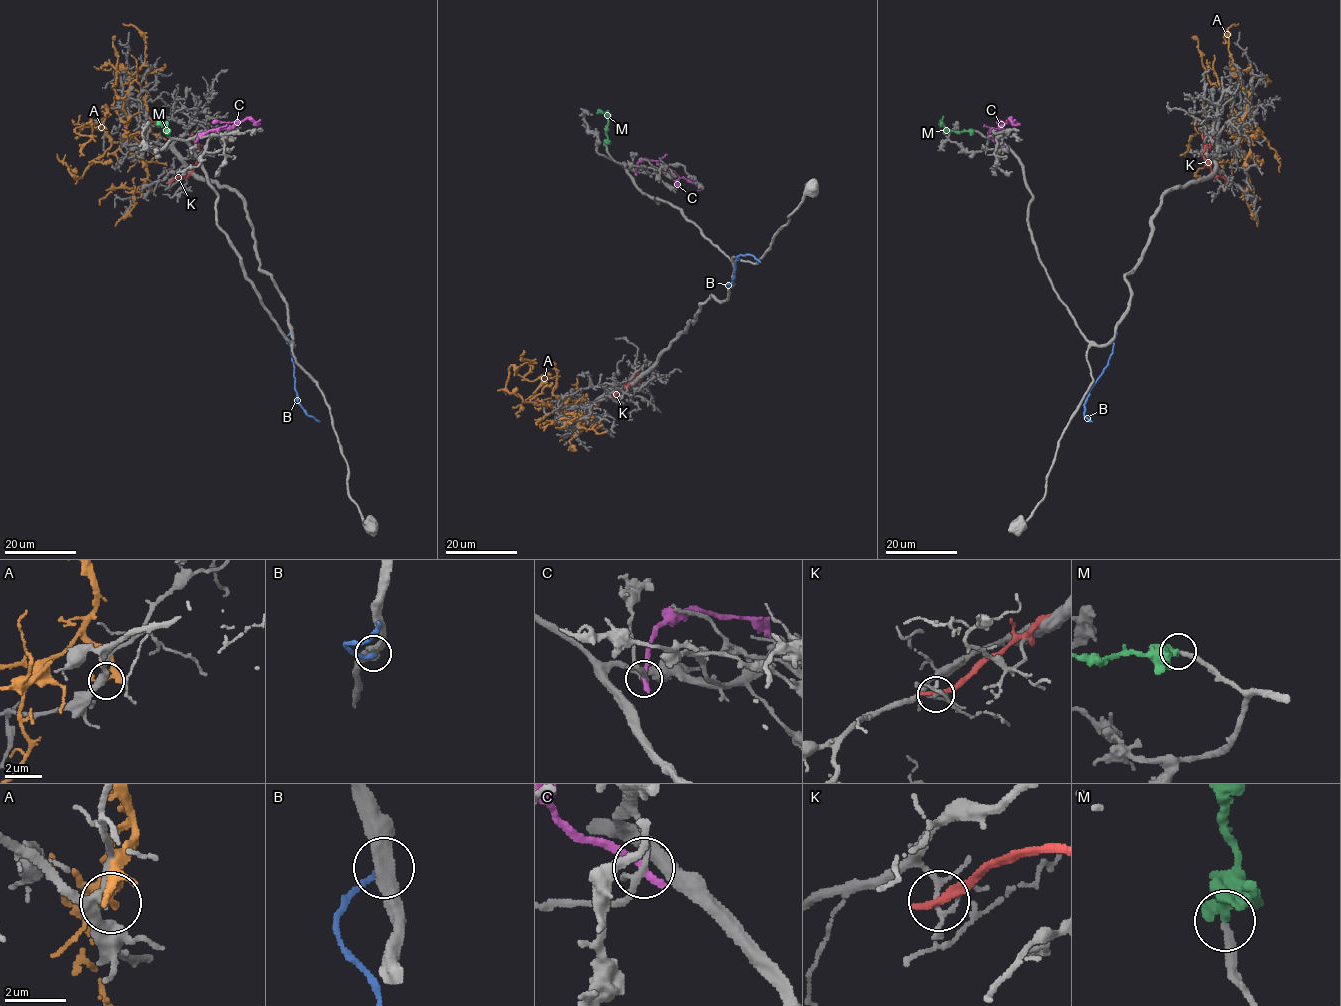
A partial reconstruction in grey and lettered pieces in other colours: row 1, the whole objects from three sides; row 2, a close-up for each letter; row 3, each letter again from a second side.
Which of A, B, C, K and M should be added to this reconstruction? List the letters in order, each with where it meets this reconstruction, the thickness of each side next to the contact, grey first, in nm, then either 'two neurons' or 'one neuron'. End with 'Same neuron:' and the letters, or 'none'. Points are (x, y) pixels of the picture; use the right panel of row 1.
A: (1247, 191) | 240/320 nm | two neurons
B: (1116, 332) | 400/190 nm | two neurons
C: (1002, 145) | 160/320 nm | two neurons
K: (1227, 182) | 150/280 nm | two neurons
M: (974, 130) | 260/500 nm | one neuron
Same neuron: M

